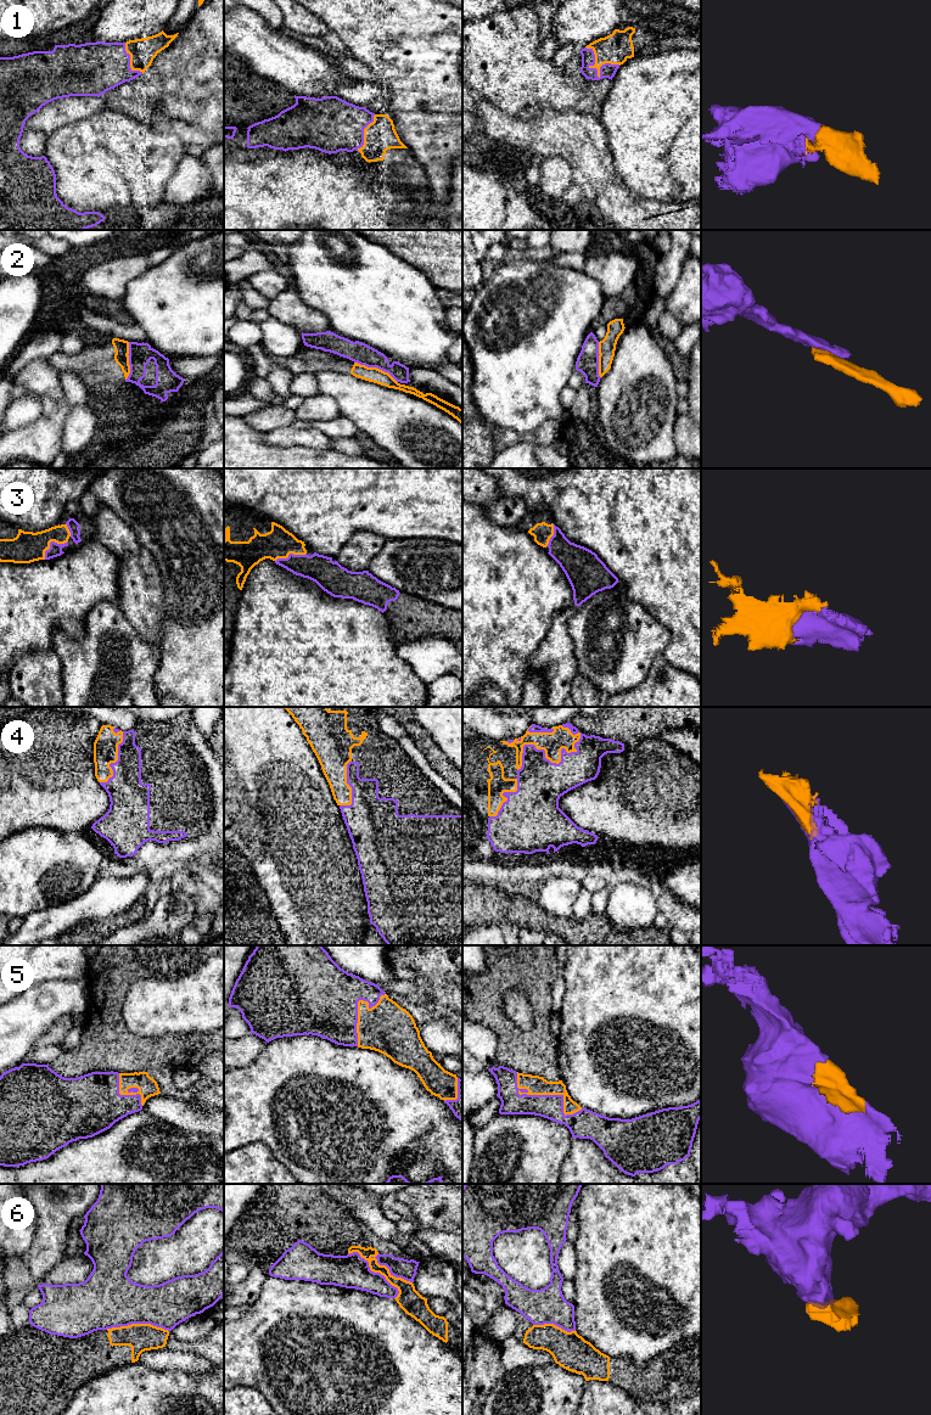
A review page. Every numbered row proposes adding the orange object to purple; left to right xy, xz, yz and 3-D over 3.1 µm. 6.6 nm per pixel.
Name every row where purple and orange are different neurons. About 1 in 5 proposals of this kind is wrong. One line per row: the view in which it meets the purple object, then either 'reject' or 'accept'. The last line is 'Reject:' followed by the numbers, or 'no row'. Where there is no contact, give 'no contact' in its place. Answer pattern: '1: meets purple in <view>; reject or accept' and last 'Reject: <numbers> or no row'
1: meets purple in yz; accept
2: meets purple in xz; reject
3: meets purple in xy; accept
4: meets purple in yz; accept
5: meets purple in yz; accept
6: meets purple in xz; reject
Reject: 2, 6

